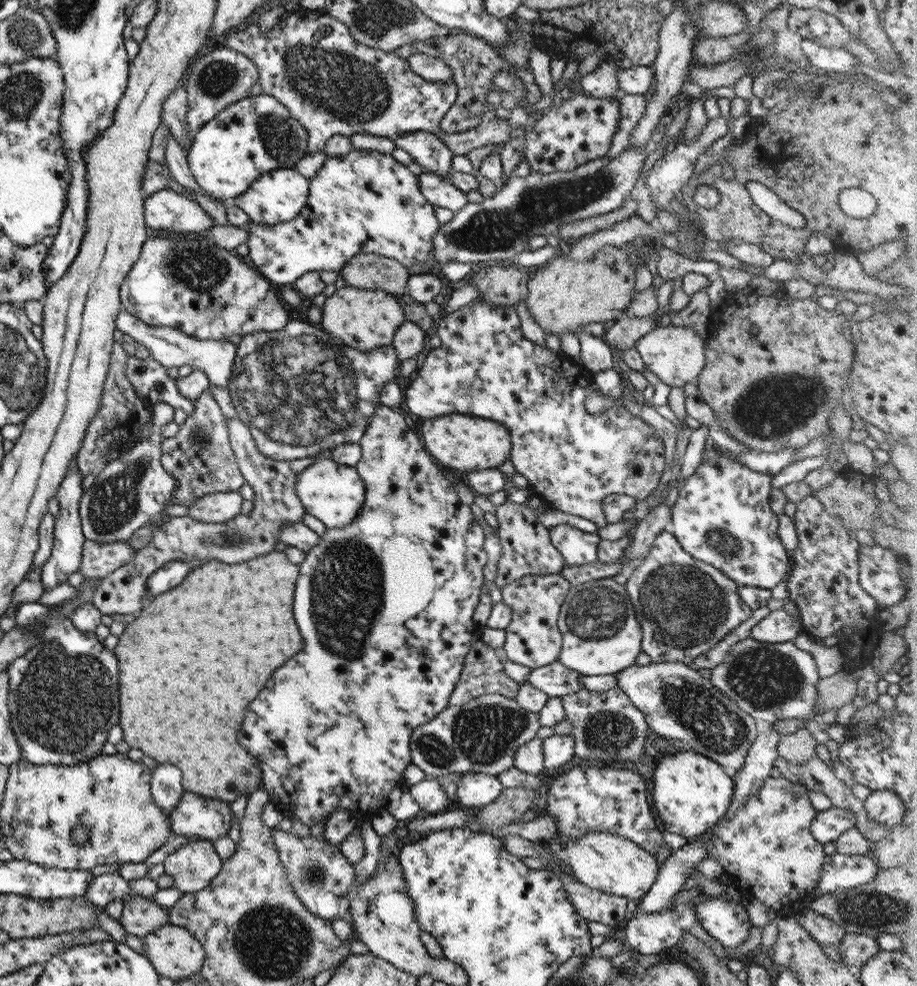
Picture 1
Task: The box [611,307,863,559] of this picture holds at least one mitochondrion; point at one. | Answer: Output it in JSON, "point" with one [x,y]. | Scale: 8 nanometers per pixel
{"point":[777,406]}

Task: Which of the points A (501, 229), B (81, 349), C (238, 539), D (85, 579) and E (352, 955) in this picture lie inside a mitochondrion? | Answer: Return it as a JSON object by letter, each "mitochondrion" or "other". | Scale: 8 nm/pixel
{"A":"mitochondrion","B":"other","C":"mitochondrion","D":"other","E":"other"}

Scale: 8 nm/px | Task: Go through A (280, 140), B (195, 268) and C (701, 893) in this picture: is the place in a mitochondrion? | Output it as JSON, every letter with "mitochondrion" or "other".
{"A":"mitochondrion","B":"mitochondrion","C":"other"}

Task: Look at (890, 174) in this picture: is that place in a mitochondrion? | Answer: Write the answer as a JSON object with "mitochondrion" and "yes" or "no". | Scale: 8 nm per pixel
{"mitochondrion":"no"}

